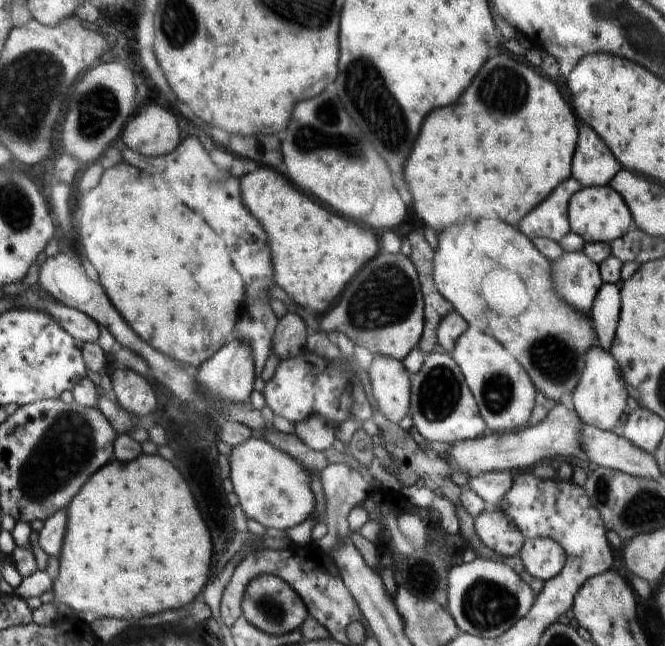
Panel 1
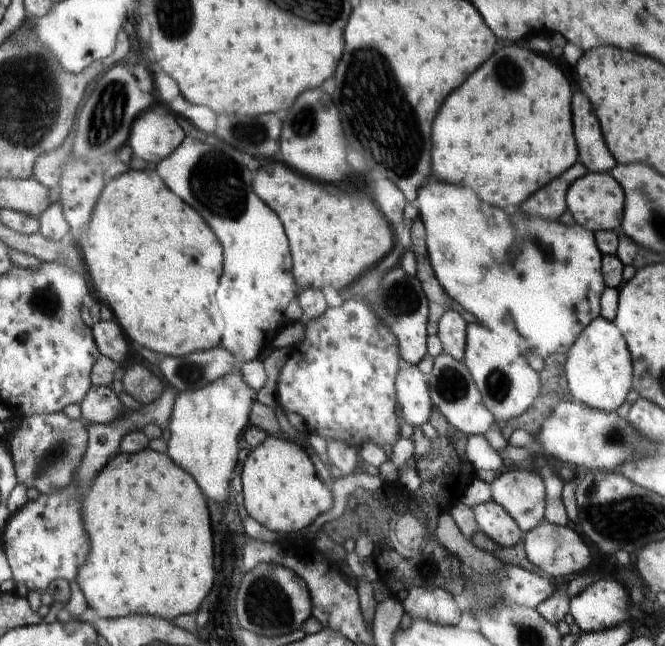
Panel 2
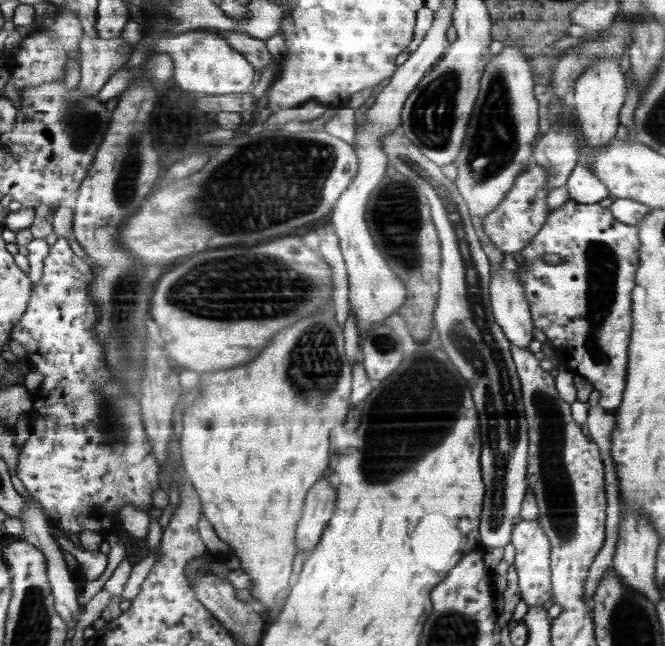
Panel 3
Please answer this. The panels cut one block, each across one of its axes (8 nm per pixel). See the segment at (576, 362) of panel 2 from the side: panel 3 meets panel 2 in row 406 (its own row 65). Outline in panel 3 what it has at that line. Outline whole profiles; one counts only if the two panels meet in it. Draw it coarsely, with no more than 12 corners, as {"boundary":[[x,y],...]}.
{"boundary":[[599,58],[574,85],[590,149],[616,134],[626,102],[618,58]]}

